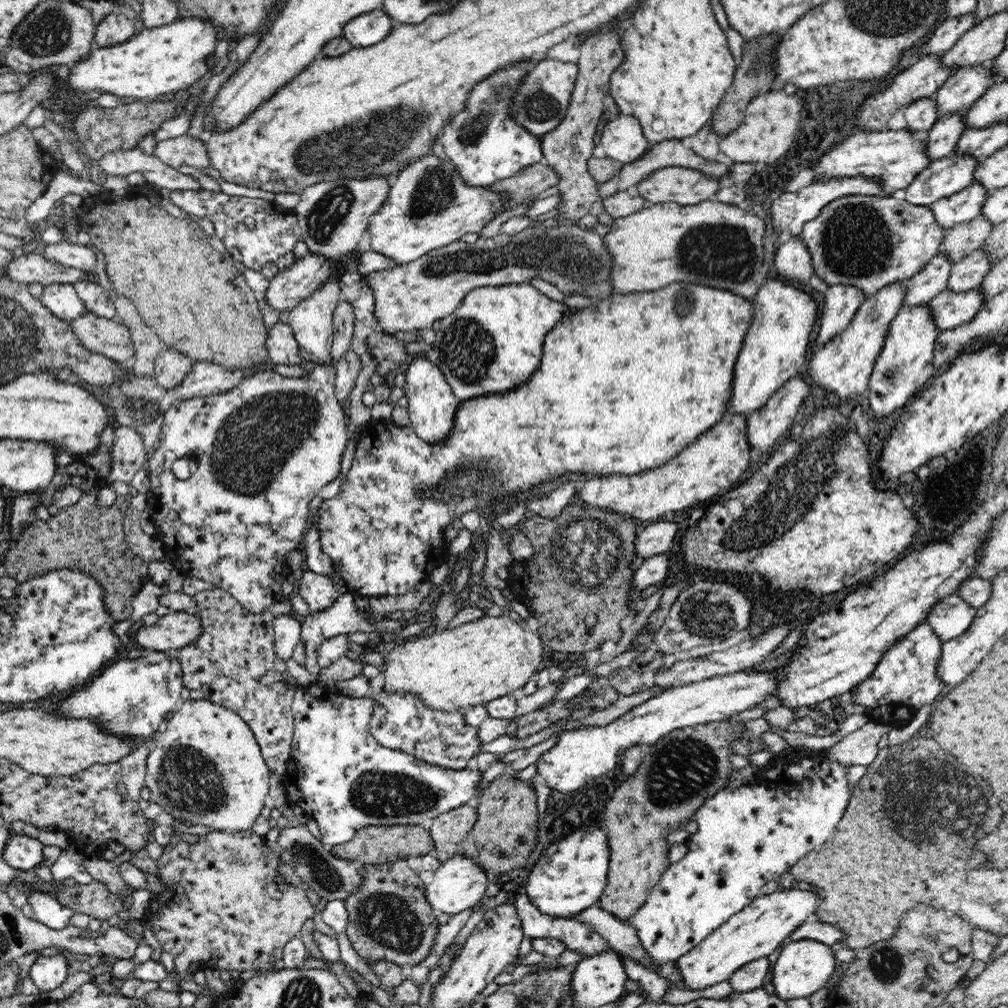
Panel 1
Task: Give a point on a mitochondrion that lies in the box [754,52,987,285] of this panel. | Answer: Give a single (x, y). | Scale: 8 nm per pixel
(856, 241)

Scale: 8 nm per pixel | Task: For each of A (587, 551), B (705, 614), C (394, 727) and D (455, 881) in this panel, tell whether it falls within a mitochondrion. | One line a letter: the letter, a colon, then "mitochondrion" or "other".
A: mitochondrion
B: mitochondrion
C: other
D: other

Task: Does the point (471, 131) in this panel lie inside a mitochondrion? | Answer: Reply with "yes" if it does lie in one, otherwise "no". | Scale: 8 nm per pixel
yes

